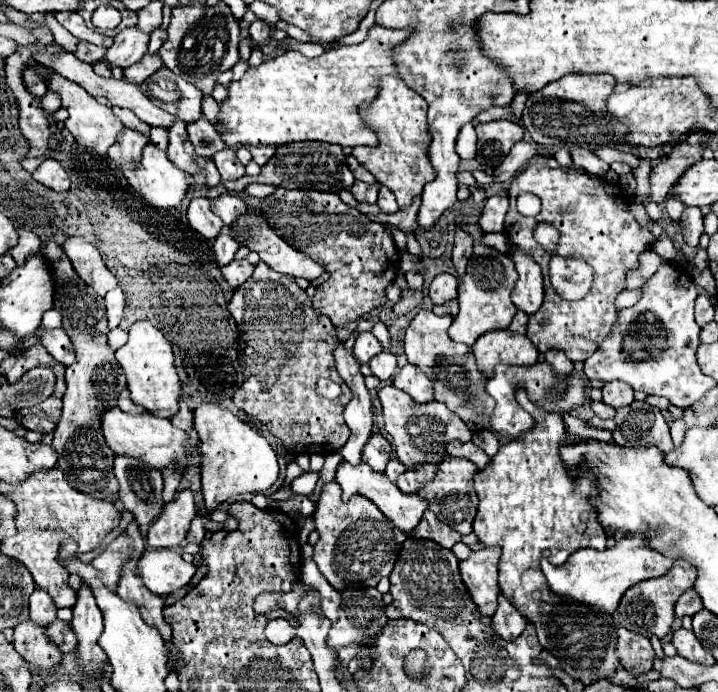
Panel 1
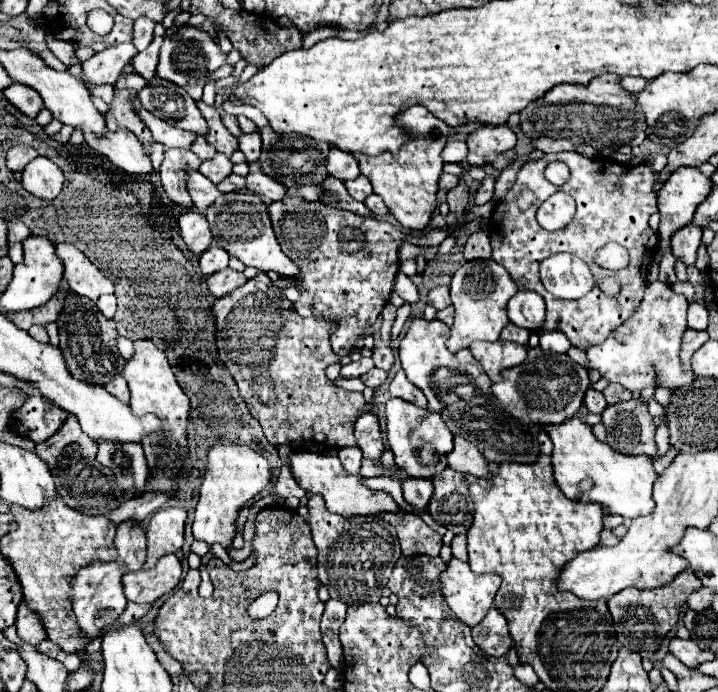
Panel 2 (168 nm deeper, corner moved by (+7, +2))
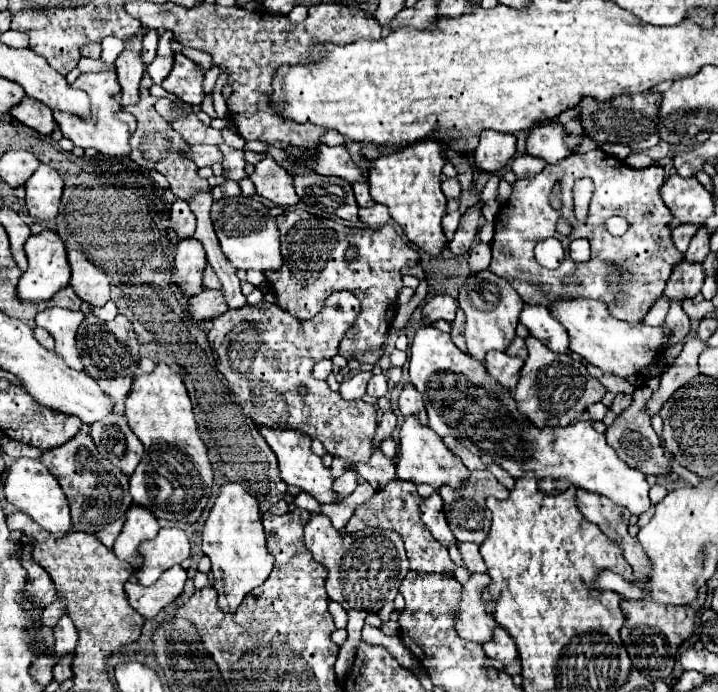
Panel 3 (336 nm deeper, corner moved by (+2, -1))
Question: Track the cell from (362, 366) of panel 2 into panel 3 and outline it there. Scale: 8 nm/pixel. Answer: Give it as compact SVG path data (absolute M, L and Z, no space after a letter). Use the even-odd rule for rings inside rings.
M357 372L357 374L353 374L351 378L347 378L347 380L341 382L339 394L341 394L345 400L363 398L363 394L365 394L365 390L367 390L367 382L369 382L371 376L373 376L373 372Z

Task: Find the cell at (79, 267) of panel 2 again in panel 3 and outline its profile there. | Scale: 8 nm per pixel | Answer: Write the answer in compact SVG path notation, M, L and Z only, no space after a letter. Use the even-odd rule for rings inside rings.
M69 250L67 258L71 266L71 286L77 292L77 296L91 306L103 306L109 300L109 292L111 292L107 274L95 268L77 250Z

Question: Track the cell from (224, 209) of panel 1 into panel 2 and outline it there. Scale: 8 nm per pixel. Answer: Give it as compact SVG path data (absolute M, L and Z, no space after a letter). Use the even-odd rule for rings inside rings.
M194 171L192 175L188 175L188 193L194 201L194 207L198 207L200 211L210 207L214 199L222 195L218 187L208 177L204 177L200 171Z

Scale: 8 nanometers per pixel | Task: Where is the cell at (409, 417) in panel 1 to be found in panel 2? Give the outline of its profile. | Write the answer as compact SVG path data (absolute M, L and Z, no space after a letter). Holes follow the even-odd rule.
M390 399L386 403L386 419L388 443L394 453L394 461L410 477L432 479L434 475L442 473L448 467L446 455L452 451L452 433L446 429L446 423L440 419L438 413L418 409L416 405L402 399Z

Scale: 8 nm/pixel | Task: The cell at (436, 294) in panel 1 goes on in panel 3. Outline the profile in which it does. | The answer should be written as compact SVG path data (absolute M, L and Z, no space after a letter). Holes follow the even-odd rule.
M433 296L425 302L423 306L423 322L429 326L435 320L443 318L447 322L455 320L455 310L457 310L457 300L451 296Z

